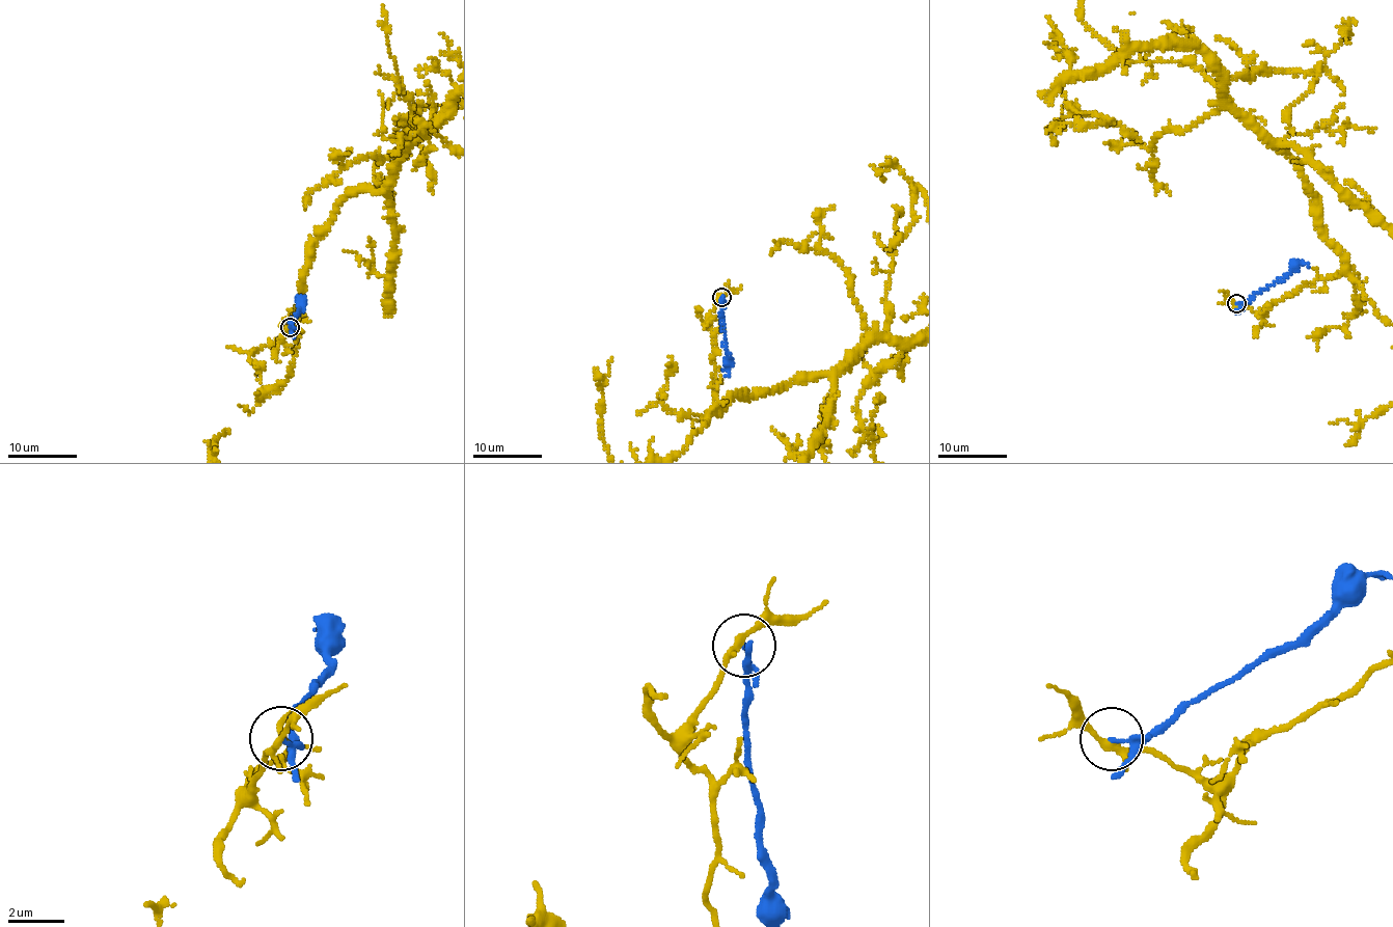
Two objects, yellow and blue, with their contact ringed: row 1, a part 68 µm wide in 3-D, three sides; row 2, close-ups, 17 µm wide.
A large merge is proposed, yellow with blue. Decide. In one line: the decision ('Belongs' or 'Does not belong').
Does not belong

